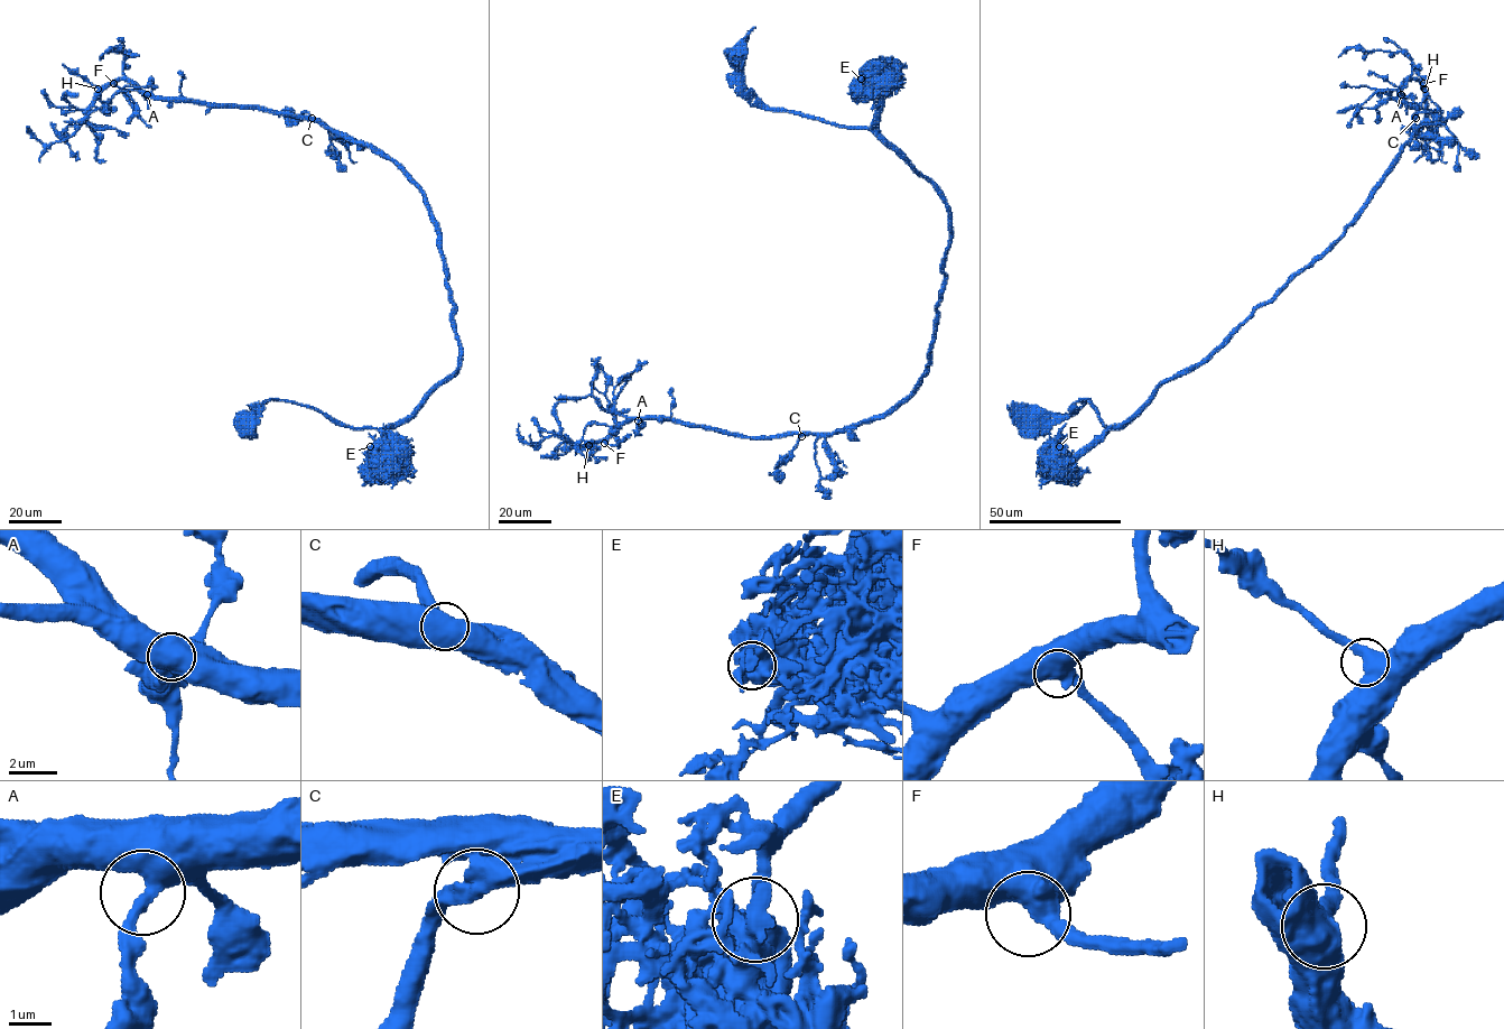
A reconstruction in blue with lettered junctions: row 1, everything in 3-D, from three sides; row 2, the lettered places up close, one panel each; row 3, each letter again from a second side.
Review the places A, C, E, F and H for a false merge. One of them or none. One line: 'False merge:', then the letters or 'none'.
False merge: none

